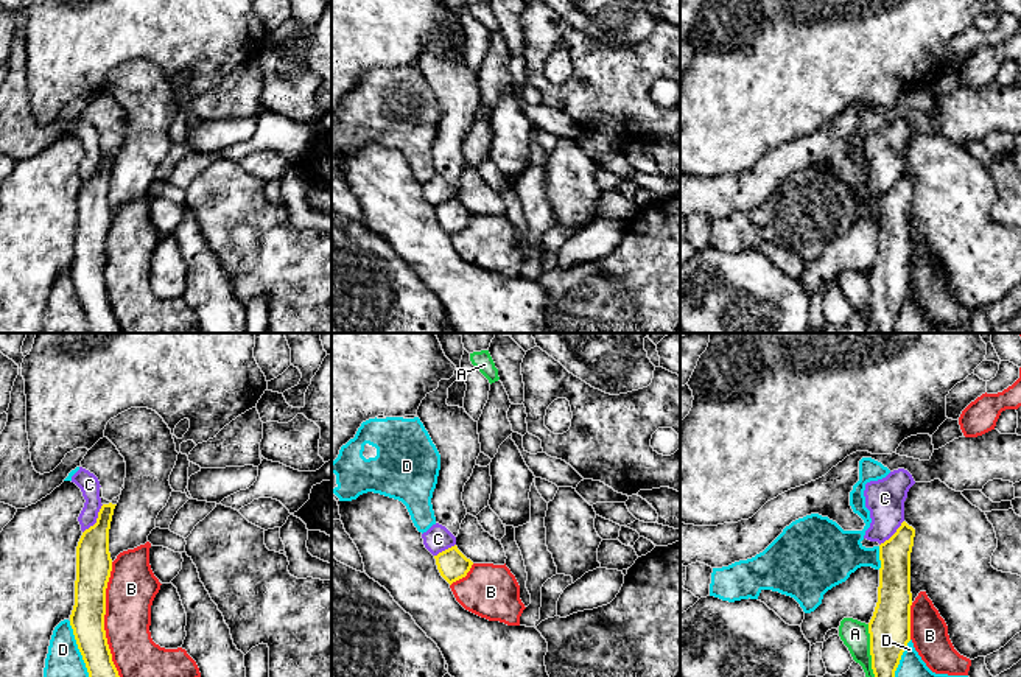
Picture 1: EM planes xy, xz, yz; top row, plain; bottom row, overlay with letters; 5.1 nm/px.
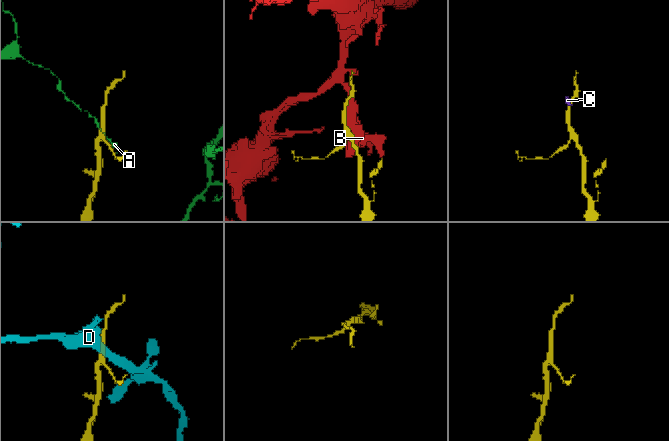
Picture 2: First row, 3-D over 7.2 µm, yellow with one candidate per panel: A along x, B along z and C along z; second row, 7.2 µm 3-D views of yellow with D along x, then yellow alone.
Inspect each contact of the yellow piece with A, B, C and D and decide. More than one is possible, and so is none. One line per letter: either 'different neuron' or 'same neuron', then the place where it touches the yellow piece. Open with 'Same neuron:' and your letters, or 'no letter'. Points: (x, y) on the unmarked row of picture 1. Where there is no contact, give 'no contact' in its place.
Same neuron: no letter
A: different neuron | yz (870, 304)
B: different neuron | xy (103, 273)
C: different neuron | xy (97, 171)
D: different neuron | xy (80, 302)

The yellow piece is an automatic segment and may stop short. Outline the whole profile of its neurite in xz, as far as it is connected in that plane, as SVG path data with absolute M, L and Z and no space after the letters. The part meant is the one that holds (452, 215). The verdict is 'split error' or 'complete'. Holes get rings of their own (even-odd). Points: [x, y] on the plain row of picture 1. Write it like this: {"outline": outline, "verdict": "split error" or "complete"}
{"outline": "M451 198L434 207L440 227L451 237L470 223L473 213L467 210L458 198Z", "verdict": "complete"}

